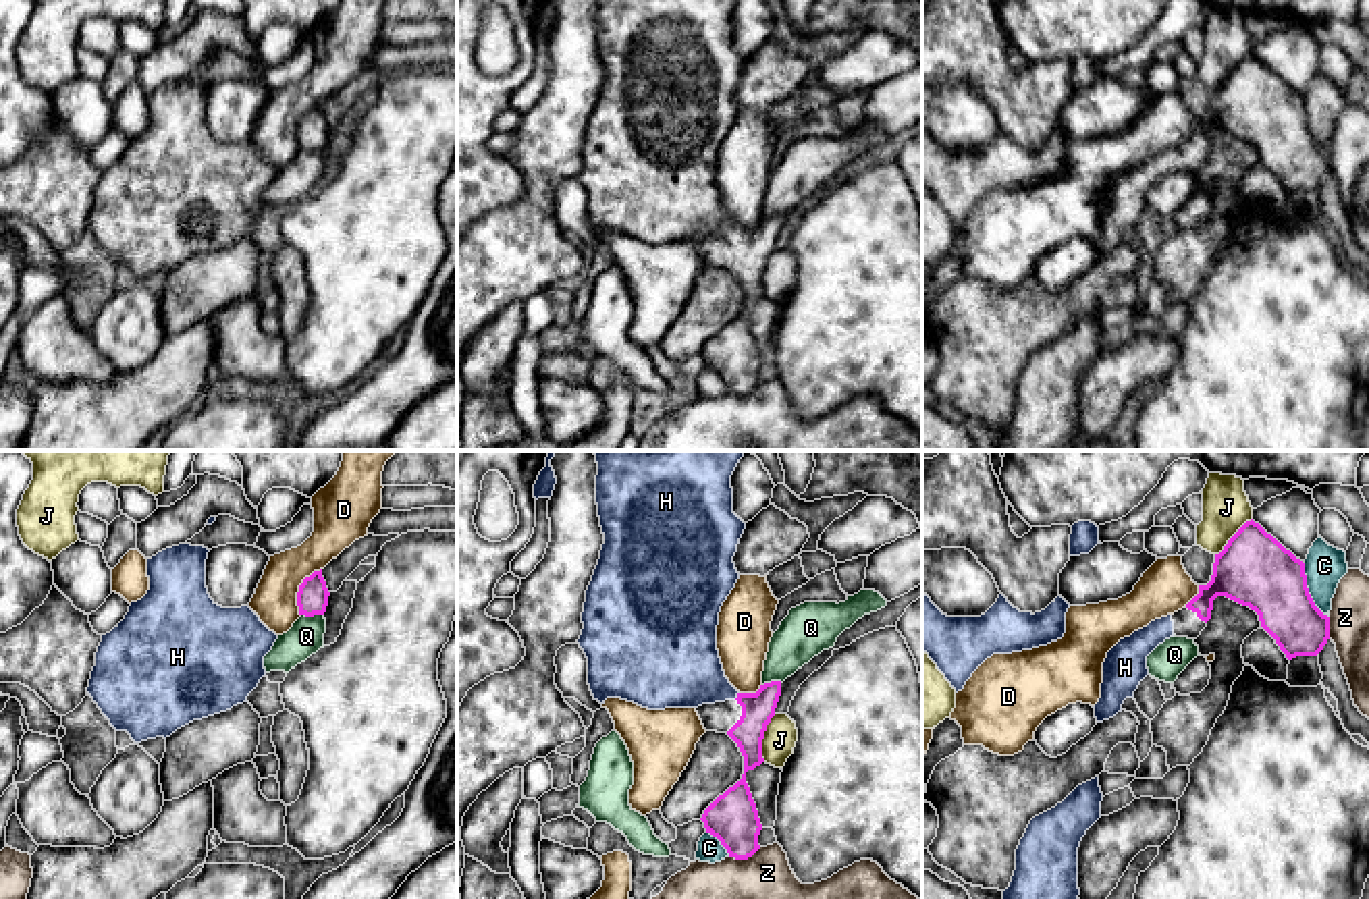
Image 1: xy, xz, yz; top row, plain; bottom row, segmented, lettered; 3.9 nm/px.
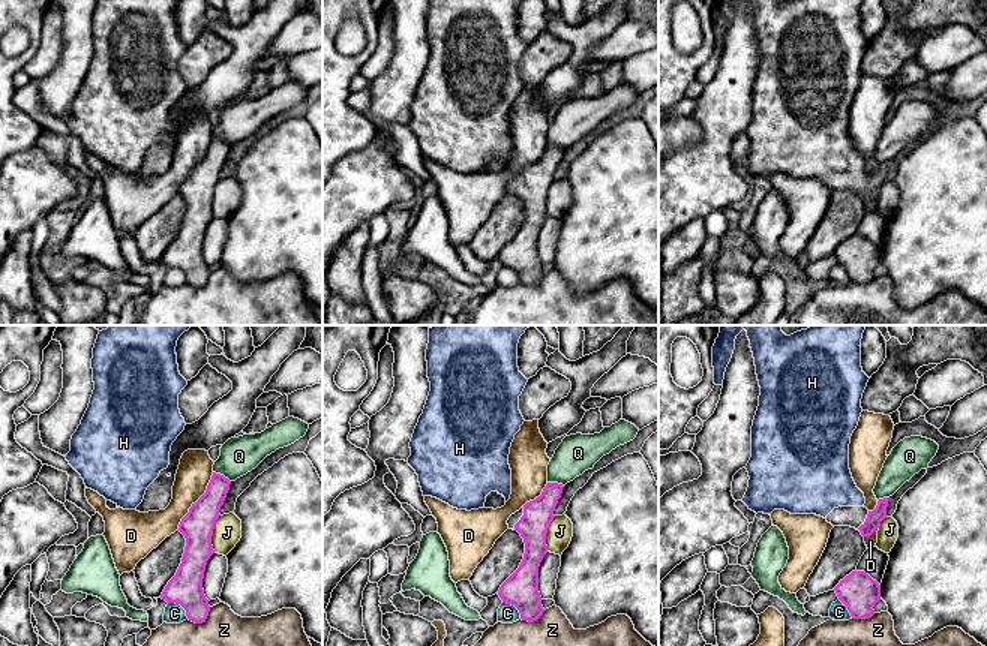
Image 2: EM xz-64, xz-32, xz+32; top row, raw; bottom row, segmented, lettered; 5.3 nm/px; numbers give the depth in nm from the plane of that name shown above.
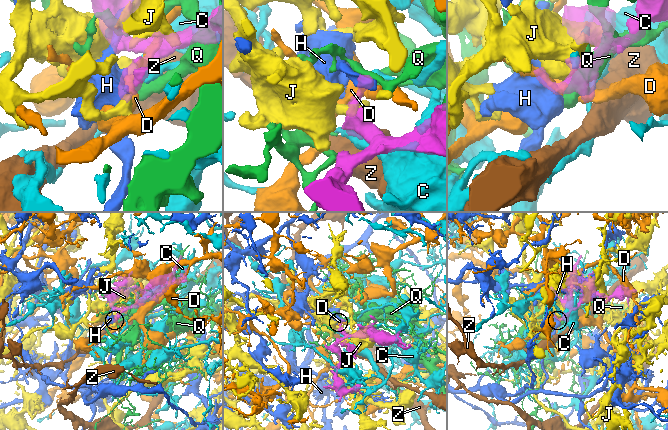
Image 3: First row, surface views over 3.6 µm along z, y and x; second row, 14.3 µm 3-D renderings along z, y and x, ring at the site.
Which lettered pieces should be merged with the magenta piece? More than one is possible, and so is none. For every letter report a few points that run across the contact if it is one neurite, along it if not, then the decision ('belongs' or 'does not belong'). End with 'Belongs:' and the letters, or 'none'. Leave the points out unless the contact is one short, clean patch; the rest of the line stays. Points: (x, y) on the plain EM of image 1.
C: does not belong
D: does not belong
H: line xz (757, 243), (738, 231), (680, 204); belongs
J: does not belong
Q: does not belong
Z: does not belong
Belongs: H

